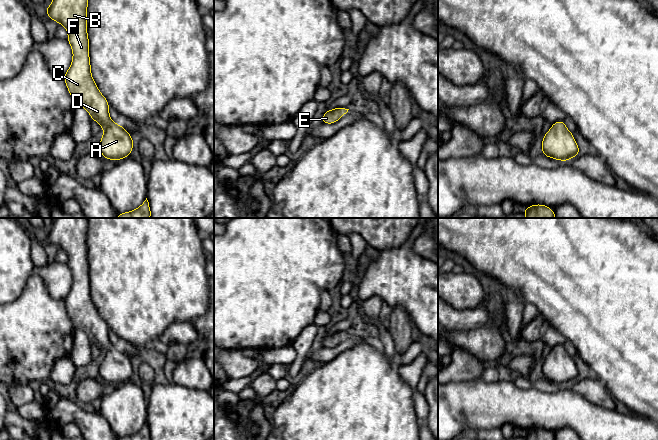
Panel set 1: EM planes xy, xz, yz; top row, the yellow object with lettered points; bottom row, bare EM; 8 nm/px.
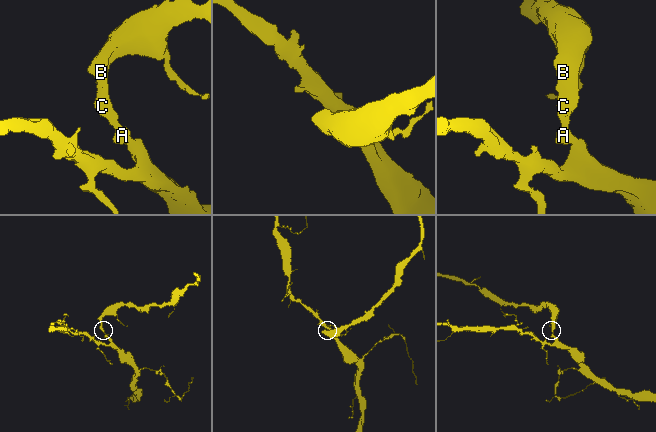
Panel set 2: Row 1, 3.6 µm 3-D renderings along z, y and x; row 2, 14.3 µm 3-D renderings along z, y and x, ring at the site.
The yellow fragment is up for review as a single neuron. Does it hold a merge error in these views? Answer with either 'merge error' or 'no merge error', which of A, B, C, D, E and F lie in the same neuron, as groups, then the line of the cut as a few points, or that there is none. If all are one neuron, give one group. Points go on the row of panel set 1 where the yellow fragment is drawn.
no merge error; groups A B C D E F; cut none

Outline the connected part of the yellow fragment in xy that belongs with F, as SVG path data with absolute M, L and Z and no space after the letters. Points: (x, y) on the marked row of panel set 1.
M53 0L52 4L45 8L49 19L57 21L68 31L68 42L73 51L73 59L70 68L63 75L66 86L72 96L75 105L83 106L91 116L92 120L100 124L104 134L101 137L99 150L105 159L119 161L130 155L133 150L133 138L122 127L114 123L109 116L109 103L100 93L91 75L89 58L89 39L87 35L87 6L88 0Z

